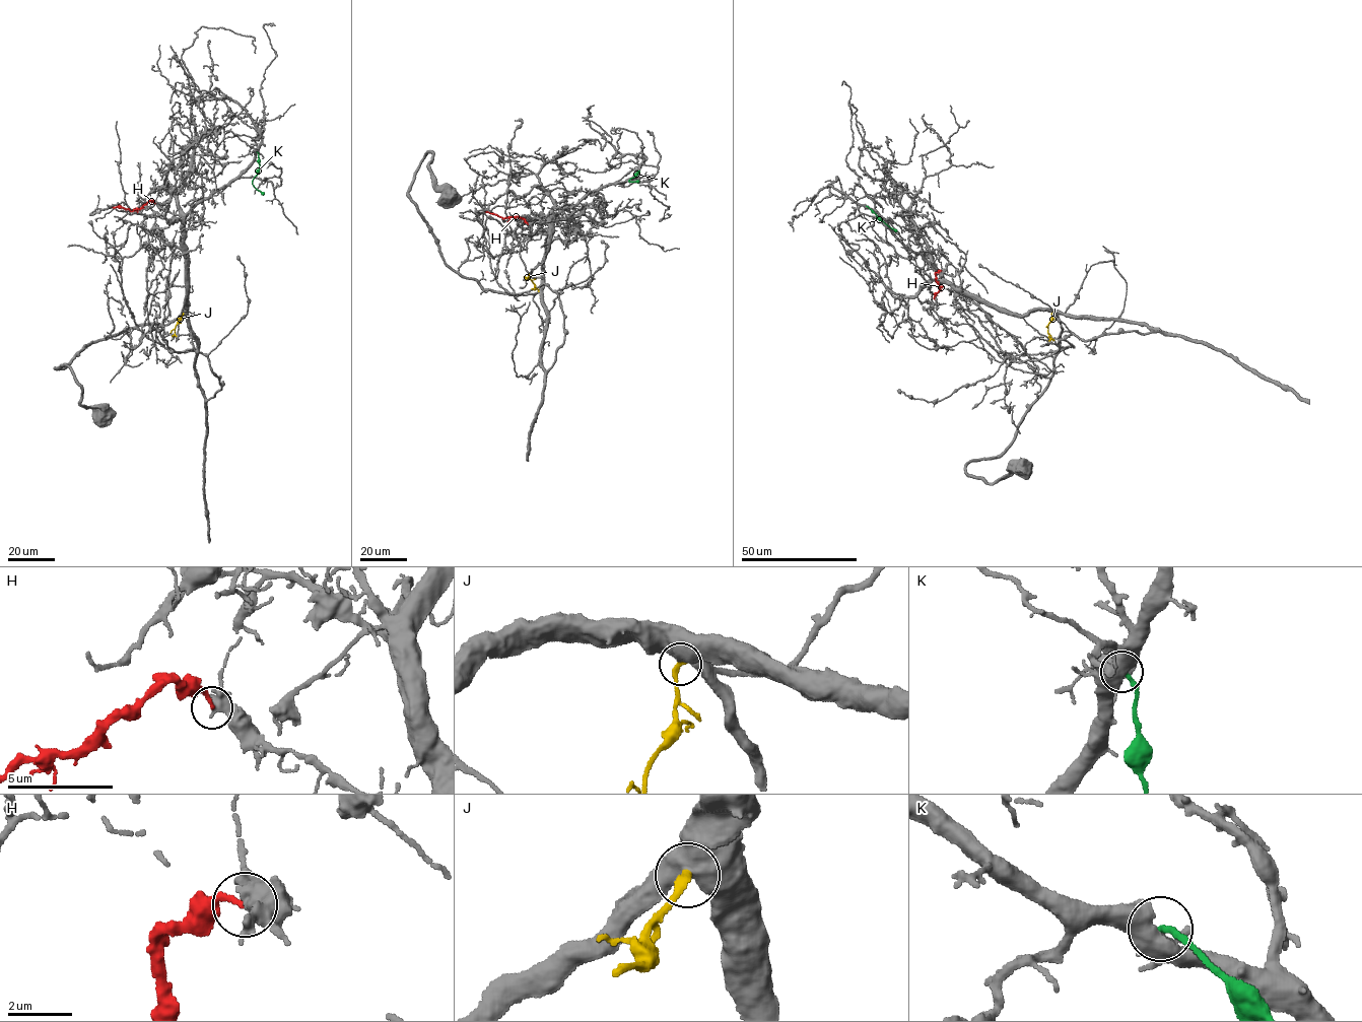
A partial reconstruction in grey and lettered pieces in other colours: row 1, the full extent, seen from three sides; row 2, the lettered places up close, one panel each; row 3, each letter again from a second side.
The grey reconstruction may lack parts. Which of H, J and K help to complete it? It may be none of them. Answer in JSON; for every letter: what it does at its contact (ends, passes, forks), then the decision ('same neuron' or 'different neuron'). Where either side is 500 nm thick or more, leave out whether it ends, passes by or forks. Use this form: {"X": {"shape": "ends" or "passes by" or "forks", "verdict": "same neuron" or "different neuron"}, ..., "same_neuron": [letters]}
{"H": {"shape": "ends", "verdict": "same neuron"}, "J": {"verdict": "different neuron"}, "K": {"verdict": "different neuron"}, "same_neuron": ["H"]}

